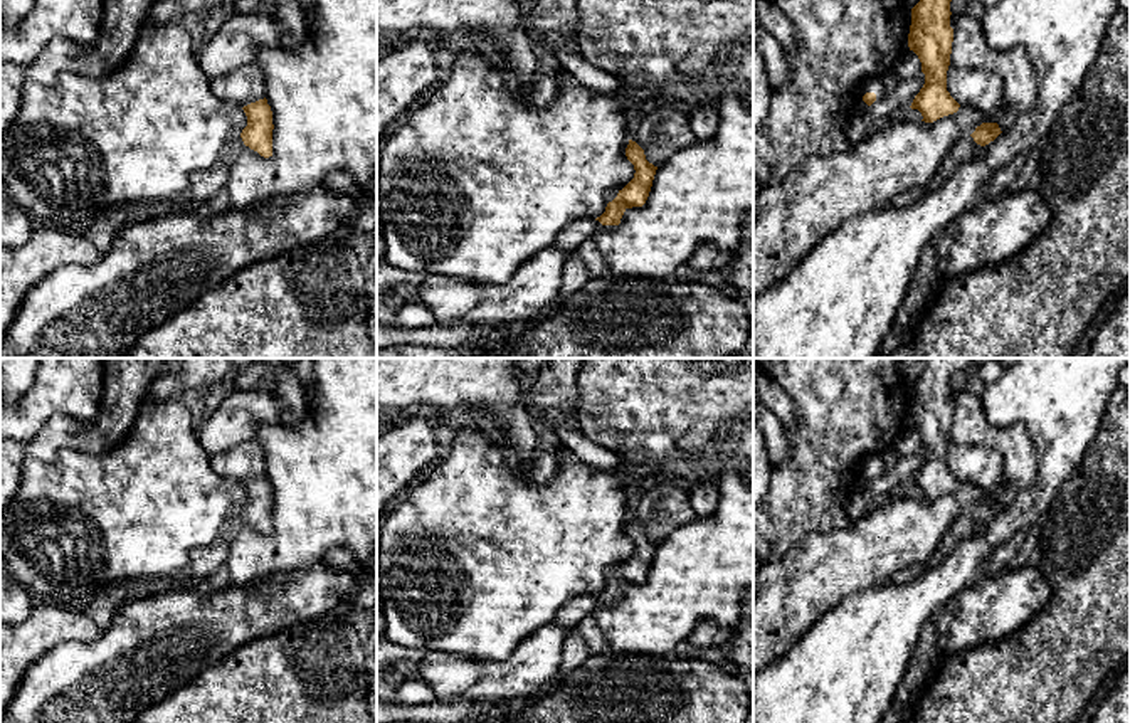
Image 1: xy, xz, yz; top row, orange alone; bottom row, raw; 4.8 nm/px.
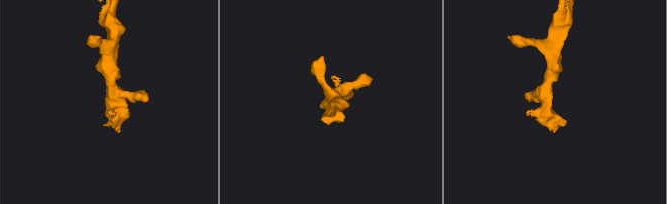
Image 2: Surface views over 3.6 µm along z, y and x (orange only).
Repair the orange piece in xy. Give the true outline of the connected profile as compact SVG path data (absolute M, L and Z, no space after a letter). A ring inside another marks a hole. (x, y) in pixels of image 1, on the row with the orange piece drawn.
M259 99L242 108L247 116L247 126L240 135L232 136L220 151L219 160L197 170L190 178L187 197L197 210L205 210L210 198L225 187L230 166L237 161L244 146L257 151L261 156L272 156L272 111L267 99Z

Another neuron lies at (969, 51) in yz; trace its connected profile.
M964 13L953 25L950 64L958 69L987 69L1002 79L1002 94L1017 114L1036 99L1036 79L1024 49L999 52L985 44L980 18Z

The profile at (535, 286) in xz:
M557 247L540 251L504 284L427 276L415 301L434 313L437 325L533 321L560 298L563 267L572 254Z

